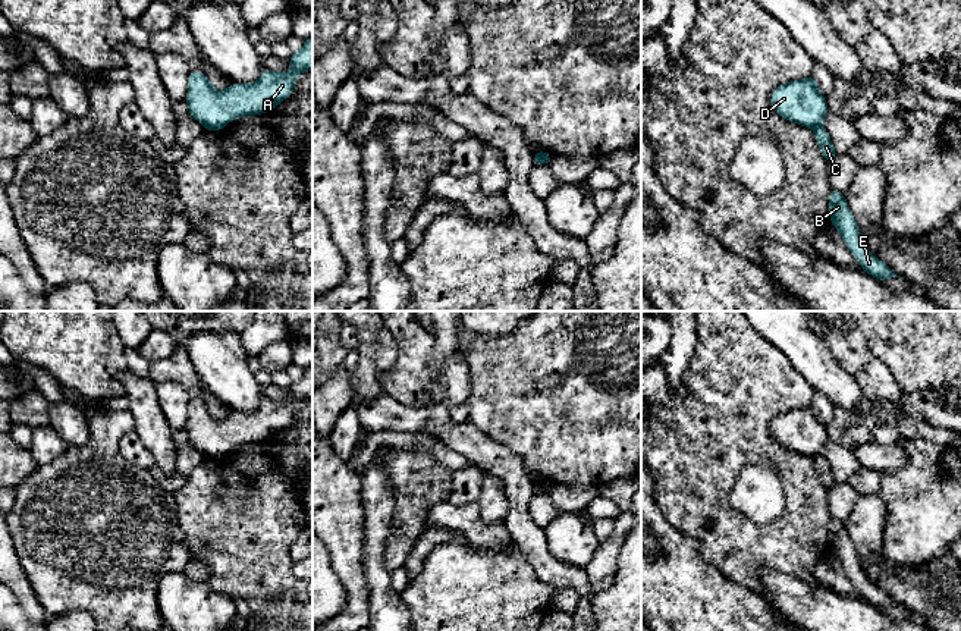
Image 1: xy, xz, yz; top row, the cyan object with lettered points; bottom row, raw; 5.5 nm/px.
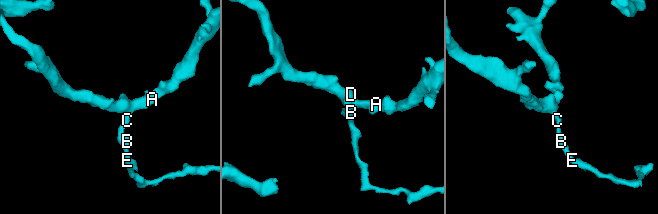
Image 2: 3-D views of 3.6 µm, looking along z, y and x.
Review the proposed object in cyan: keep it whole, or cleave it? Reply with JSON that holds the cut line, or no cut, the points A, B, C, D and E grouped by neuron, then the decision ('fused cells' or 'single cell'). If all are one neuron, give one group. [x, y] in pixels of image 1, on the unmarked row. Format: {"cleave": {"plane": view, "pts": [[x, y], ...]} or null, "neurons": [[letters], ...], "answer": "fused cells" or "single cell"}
{"cleave": {"plane": "yz", "pts": [[820, 452], [813, 458]]}, "neurons": [["A", "D"], ["B", "C", "E"]], "answer": "fused cells"}

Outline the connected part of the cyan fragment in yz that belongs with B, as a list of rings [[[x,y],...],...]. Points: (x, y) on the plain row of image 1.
[[[830,519],[827,540],[830,544],[830,553],[839,559],[848,578],[861,593],[861,599],[867,600],[877,609],[899,606],[867,578],[864,569],[860,565],[854,543],[851,541],[848,531],[841,519]]]

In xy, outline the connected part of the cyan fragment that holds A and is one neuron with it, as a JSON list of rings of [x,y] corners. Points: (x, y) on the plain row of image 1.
[[[313,365],[304,368],[302,377],[298,382],[292,382],[289,390],[292,393],[291,401],[263,399],[260,408],[254,412],[230,412],[224,420],[217,420],[213,409],[201,399],[192,399],[188,408],[188,424],[185,428],[189,445],[197,448],[204,456],[220,459],[236,446],[268,442],[291,426],[299,402],[313,399]]]

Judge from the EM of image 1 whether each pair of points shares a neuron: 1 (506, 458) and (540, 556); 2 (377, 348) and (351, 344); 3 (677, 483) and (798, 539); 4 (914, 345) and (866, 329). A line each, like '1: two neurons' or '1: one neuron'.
1: one neuron
2: two neurons
3: one neuron
4: one neuron

